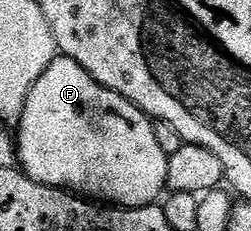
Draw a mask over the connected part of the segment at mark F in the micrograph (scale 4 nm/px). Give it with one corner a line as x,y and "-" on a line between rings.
58,56
28,92
24,112
16,123
16,158
31,180
45,186
57,186
114,208
149,206
157,203
163,197
162,190
167,189
170,163
160,148
154,125
149,114
101,86
76,60

